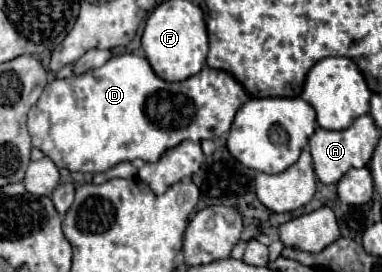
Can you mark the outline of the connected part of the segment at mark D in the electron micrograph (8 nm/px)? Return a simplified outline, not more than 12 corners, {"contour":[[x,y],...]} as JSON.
{"contour":[[120,54],[48,82],[28,114],[58,168],[158,162],[246,100],[204,66],[164,82]]}

